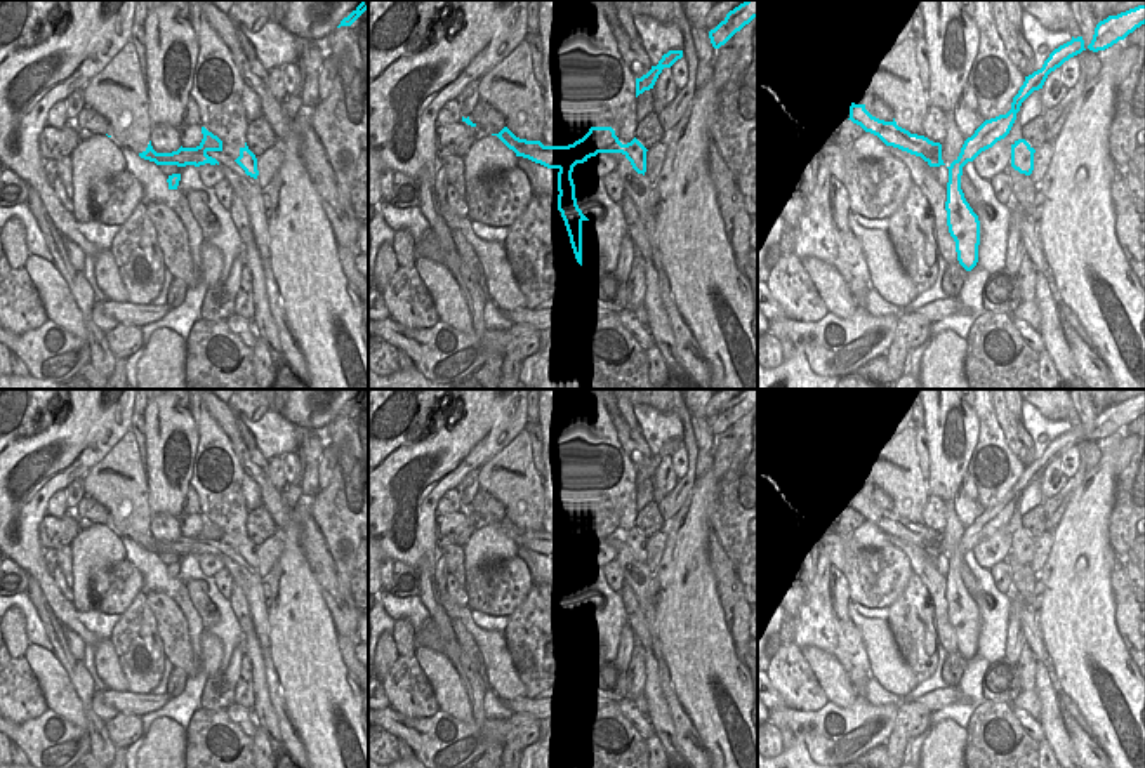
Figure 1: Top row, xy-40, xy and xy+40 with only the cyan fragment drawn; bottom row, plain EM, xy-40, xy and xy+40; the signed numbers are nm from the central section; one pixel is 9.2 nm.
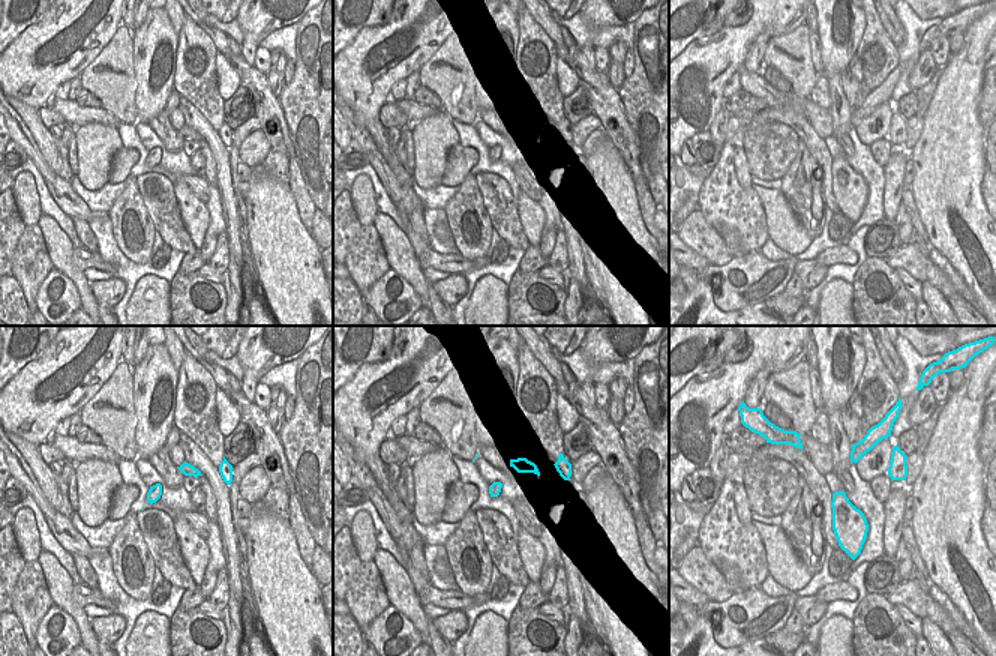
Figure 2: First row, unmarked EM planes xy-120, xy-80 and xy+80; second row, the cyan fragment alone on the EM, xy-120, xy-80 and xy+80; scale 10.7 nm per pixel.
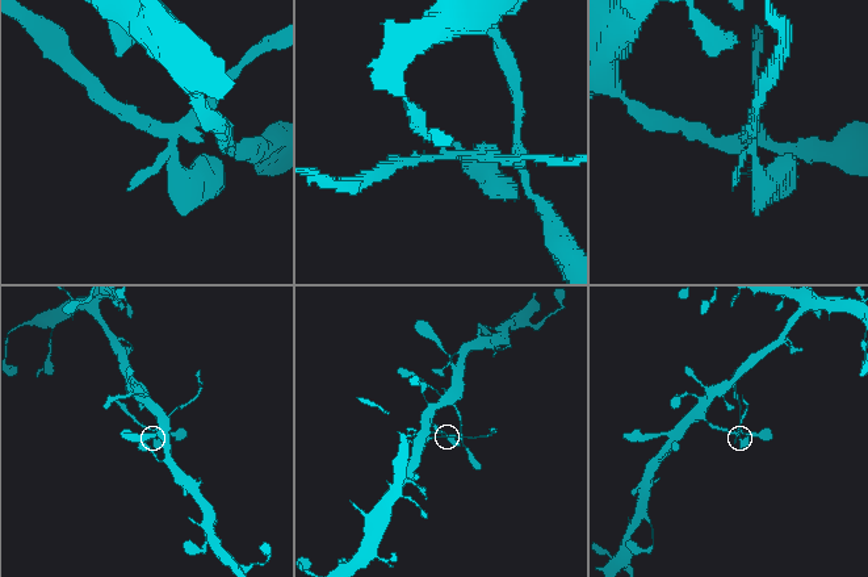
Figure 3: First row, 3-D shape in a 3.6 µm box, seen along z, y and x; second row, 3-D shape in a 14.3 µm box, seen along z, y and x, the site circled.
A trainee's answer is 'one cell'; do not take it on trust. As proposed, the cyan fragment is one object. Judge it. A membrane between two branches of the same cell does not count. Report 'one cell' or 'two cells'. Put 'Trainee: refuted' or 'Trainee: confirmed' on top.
Trainee: refuted
two cells

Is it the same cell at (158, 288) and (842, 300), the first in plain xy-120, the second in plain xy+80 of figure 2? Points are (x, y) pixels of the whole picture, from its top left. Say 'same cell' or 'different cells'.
same cell

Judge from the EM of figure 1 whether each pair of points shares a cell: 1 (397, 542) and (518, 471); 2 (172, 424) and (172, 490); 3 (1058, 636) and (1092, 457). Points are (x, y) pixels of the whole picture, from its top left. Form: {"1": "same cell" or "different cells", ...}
{"1": "different cells", "2": "same cell", "3": "different cells"}

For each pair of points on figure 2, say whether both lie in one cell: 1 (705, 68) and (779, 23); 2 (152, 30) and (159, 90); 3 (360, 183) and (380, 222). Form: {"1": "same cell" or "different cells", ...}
{"1": "same cell", "2": "same cell", "3": "different cells"}

